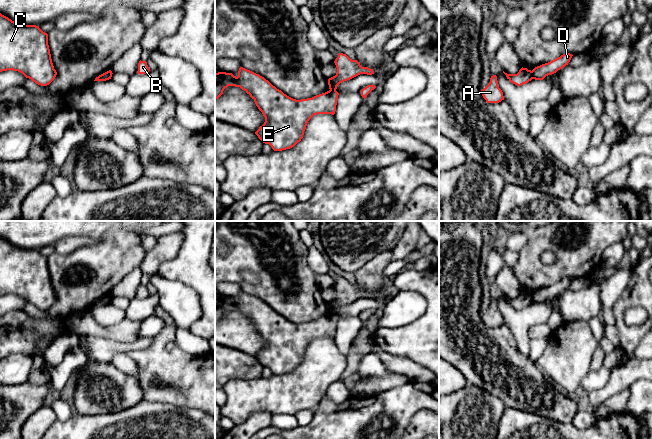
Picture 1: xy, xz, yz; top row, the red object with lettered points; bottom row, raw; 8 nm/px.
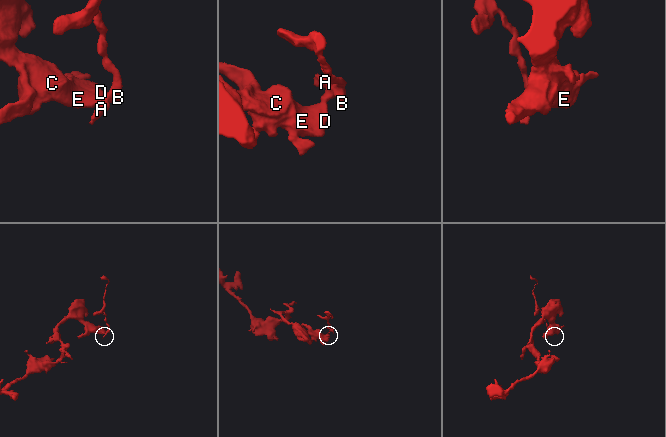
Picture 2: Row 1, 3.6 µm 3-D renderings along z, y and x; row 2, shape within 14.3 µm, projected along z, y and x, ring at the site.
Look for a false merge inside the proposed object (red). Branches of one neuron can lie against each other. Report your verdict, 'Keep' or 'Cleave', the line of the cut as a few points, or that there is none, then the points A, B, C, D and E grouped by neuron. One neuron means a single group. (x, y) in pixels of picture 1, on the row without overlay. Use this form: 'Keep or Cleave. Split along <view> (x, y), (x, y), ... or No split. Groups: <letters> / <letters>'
Cleave. Split along yz (531, 295), (533, 302). Groups: A B / C D E

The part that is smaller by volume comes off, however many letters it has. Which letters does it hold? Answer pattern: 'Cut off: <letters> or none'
Cut off: A, B

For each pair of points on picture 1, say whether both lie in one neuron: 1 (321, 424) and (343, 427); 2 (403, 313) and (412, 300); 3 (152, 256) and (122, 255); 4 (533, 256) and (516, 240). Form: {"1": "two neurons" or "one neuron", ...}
{"1": "one neuron", "2": "one neuron", "3": "two neurons", "4": "two neurons"}

